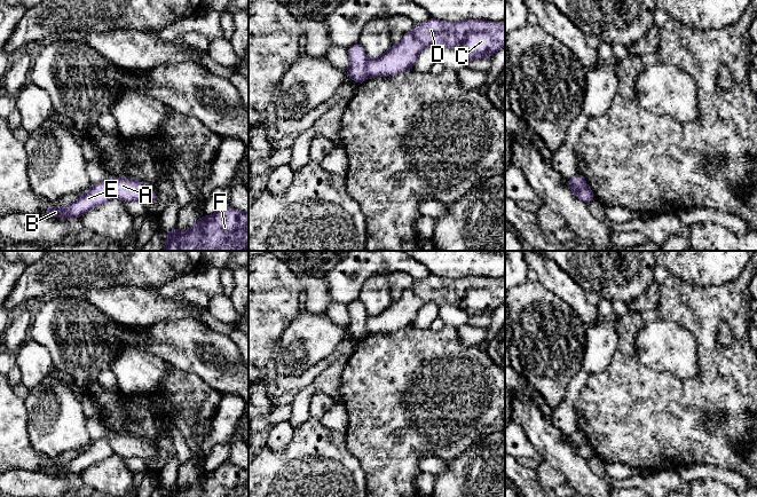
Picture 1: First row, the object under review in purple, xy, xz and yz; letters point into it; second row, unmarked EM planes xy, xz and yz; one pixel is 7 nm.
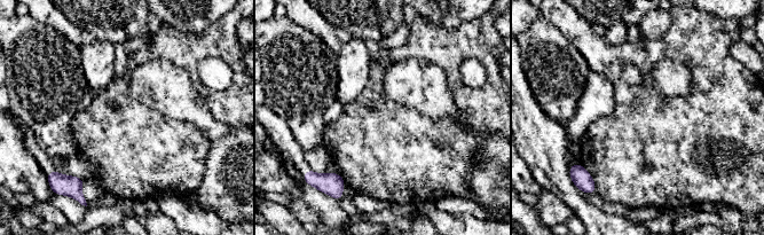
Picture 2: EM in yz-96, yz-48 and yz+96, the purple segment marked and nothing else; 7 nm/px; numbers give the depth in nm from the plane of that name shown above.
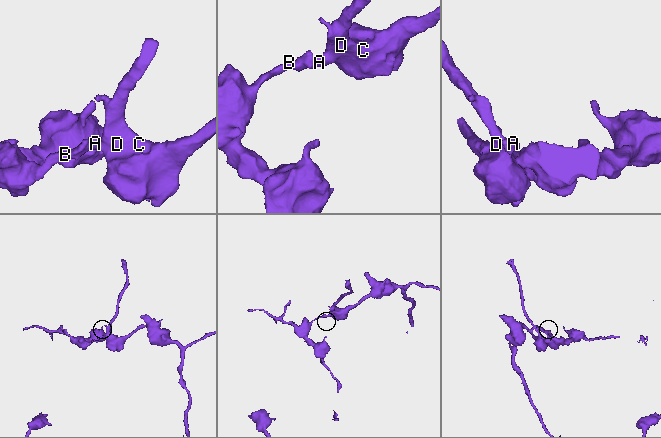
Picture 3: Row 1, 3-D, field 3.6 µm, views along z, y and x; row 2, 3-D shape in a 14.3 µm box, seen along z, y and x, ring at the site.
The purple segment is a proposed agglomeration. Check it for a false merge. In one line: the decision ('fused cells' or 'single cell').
fused cells

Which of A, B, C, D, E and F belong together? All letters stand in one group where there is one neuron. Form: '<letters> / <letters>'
A C D F / B E

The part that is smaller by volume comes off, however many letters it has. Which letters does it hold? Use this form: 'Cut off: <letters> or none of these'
Cut off: B, E

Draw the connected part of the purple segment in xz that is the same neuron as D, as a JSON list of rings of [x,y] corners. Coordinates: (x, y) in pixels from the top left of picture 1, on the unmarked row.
[[[429,275],[416,281],[401,297],[376,316],[368,316],[370,334],[389,333],[412,326],[418,310],[427,302],[454,305],[468,316],[494,313],[505,302],[505,279],[482,276],[443,278]]]

